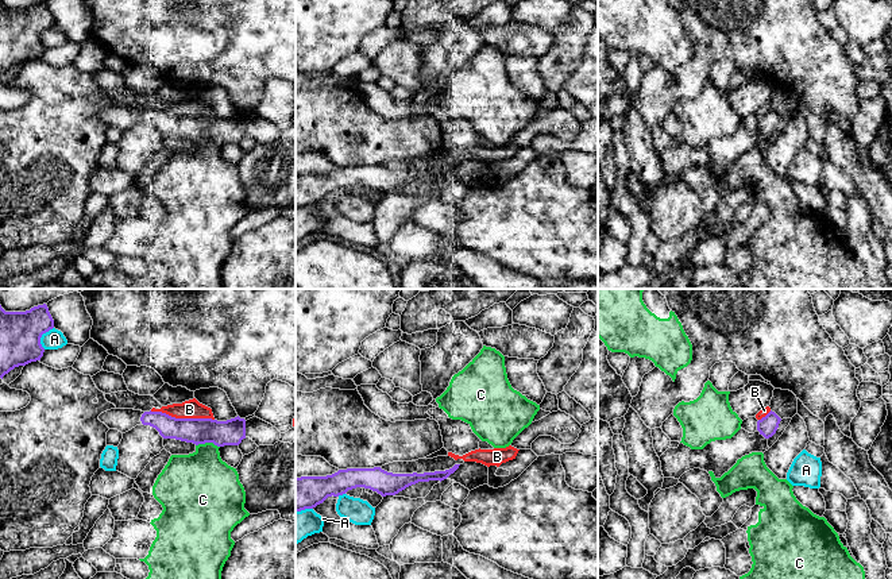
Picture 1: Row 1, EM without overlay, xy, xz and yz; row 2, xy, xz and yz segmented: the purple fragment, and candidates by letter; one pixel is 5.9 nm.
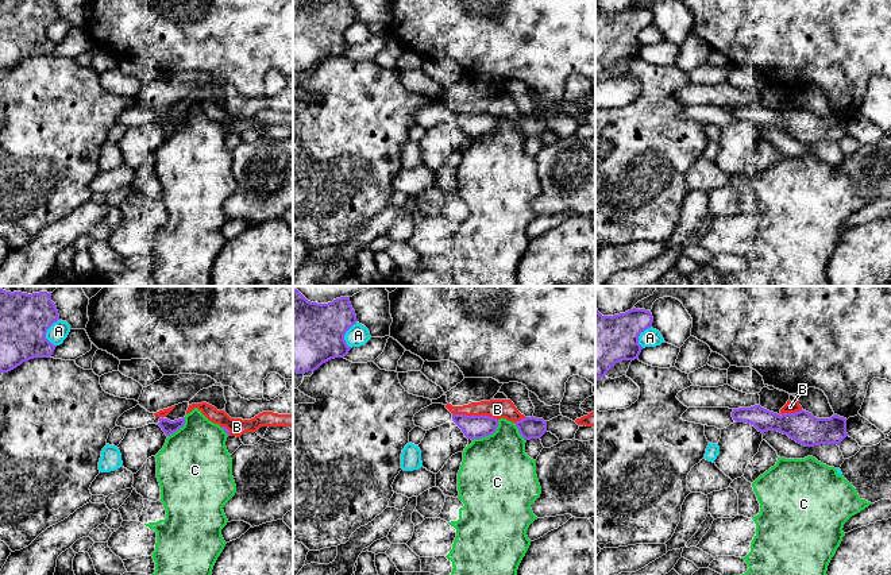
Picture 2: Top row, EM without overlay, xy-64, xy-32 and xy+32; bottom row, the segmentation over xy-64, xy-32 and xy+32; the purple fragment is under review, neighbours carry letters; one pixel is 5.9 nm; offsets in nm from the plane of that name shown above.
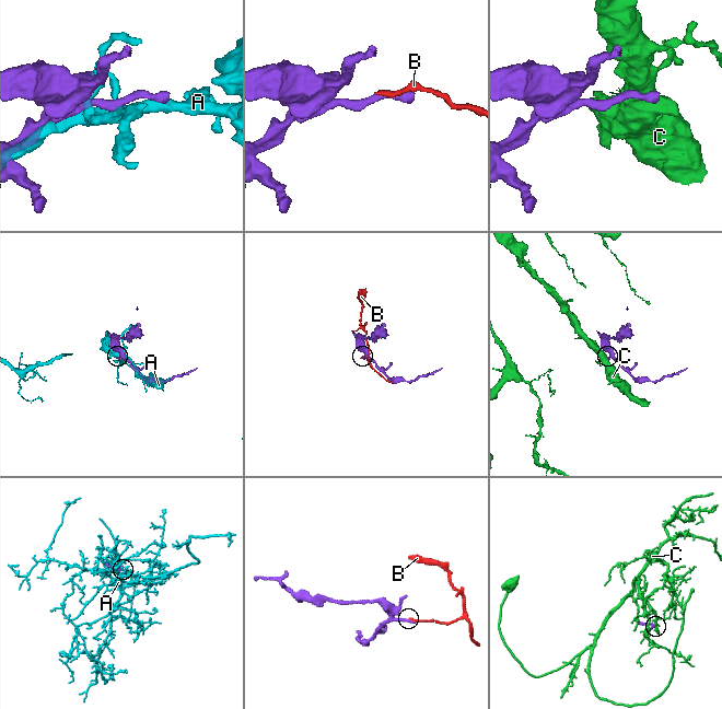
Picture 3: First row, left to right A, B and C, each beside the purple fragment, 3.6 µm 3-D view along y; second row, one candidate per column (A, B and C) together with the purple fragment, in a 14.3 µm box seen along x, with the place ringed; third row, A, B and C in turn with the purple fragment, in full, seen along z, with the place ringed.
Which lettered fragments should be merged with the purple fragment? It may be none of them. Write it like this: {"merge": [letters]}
{"merge": []}

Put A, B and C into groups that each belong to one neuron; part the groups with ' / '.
A / B / C

